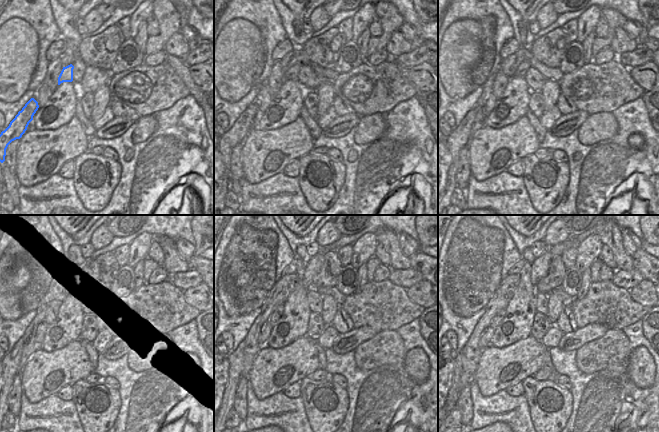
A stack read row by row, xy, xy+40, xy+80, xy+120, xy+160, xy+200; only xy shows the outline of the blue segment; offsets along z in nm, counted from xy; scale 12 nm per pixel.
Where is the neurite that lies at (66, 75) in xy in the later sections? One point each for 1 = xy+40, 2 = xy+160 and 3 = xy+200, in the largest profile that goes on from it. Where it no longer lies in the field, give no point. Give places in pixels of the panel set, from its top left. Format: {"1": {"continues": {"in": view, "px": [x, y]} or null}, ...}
{"1": {"continues": {"in": "xy+40", "px": [292, 73]}}, "2": {"continues": {"in": "xy+160", "px": [313, 266]}}, "3": {"continues": {"in": "xy+200", "px": [540, 266]}}}

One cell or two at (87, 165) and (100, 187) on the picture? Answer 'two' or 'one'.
one

